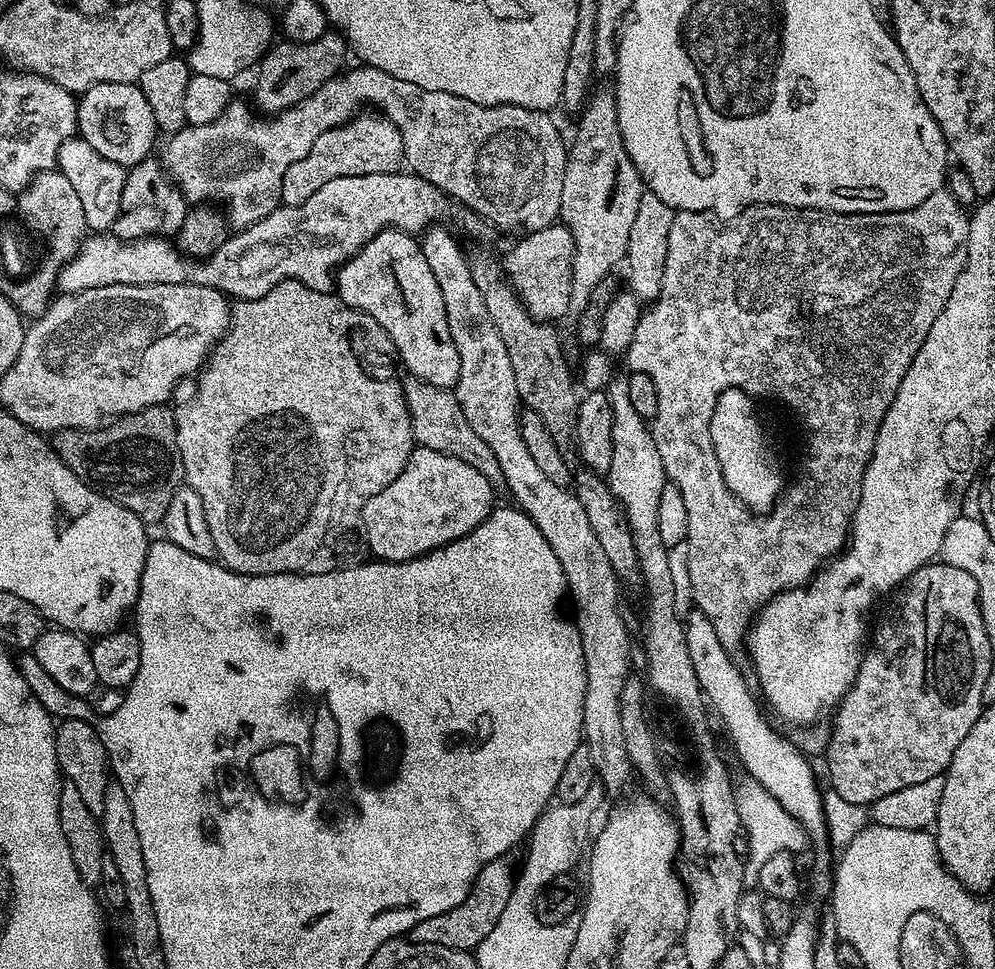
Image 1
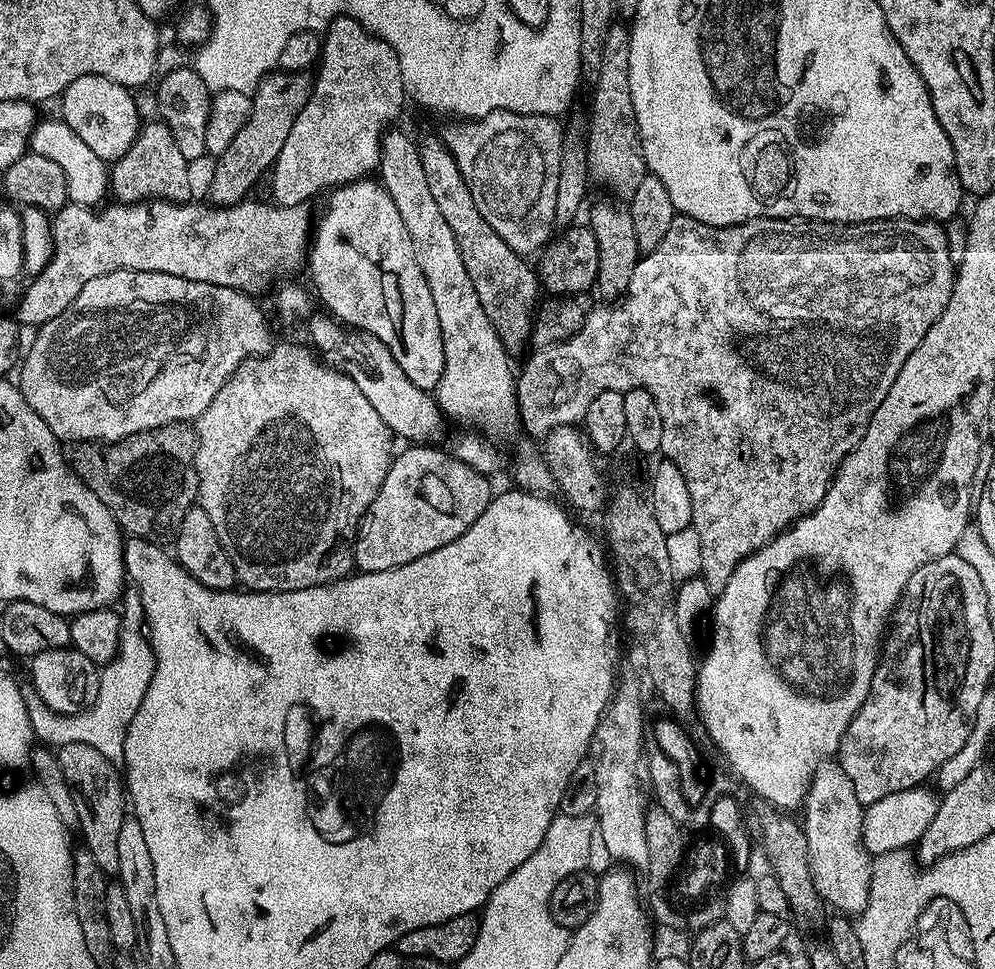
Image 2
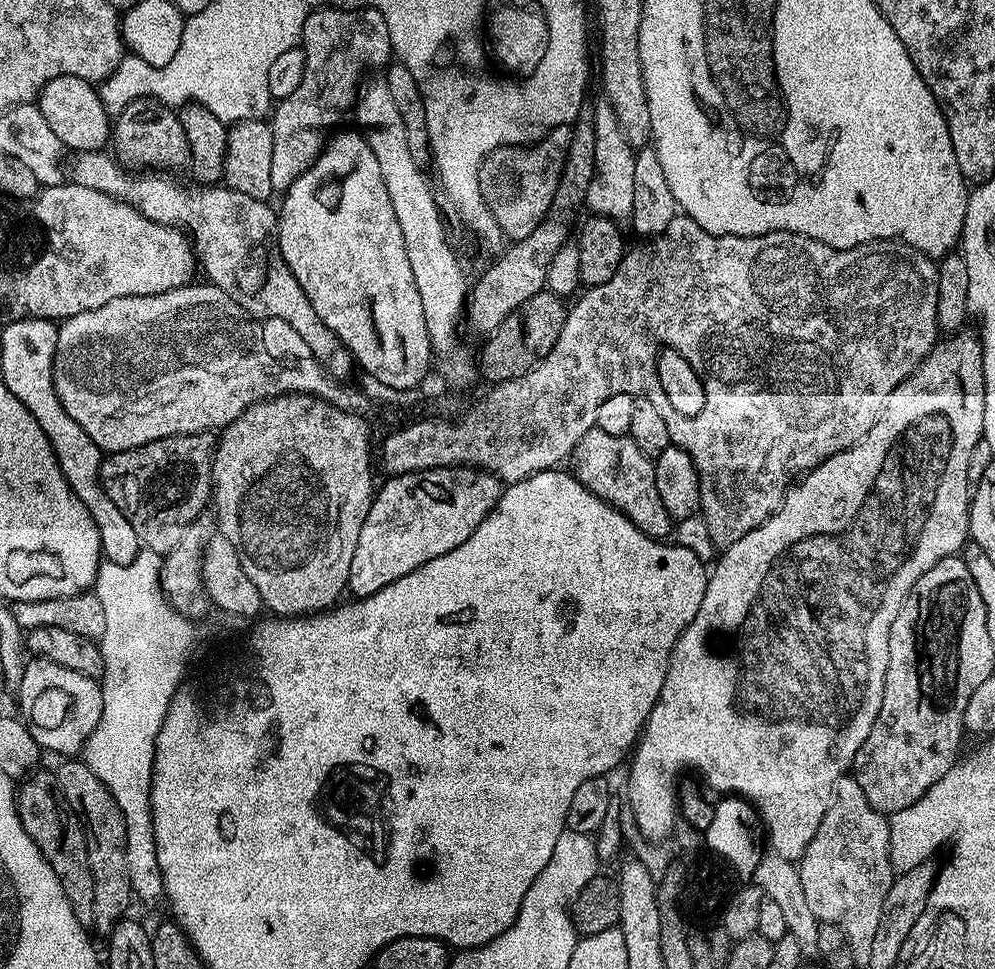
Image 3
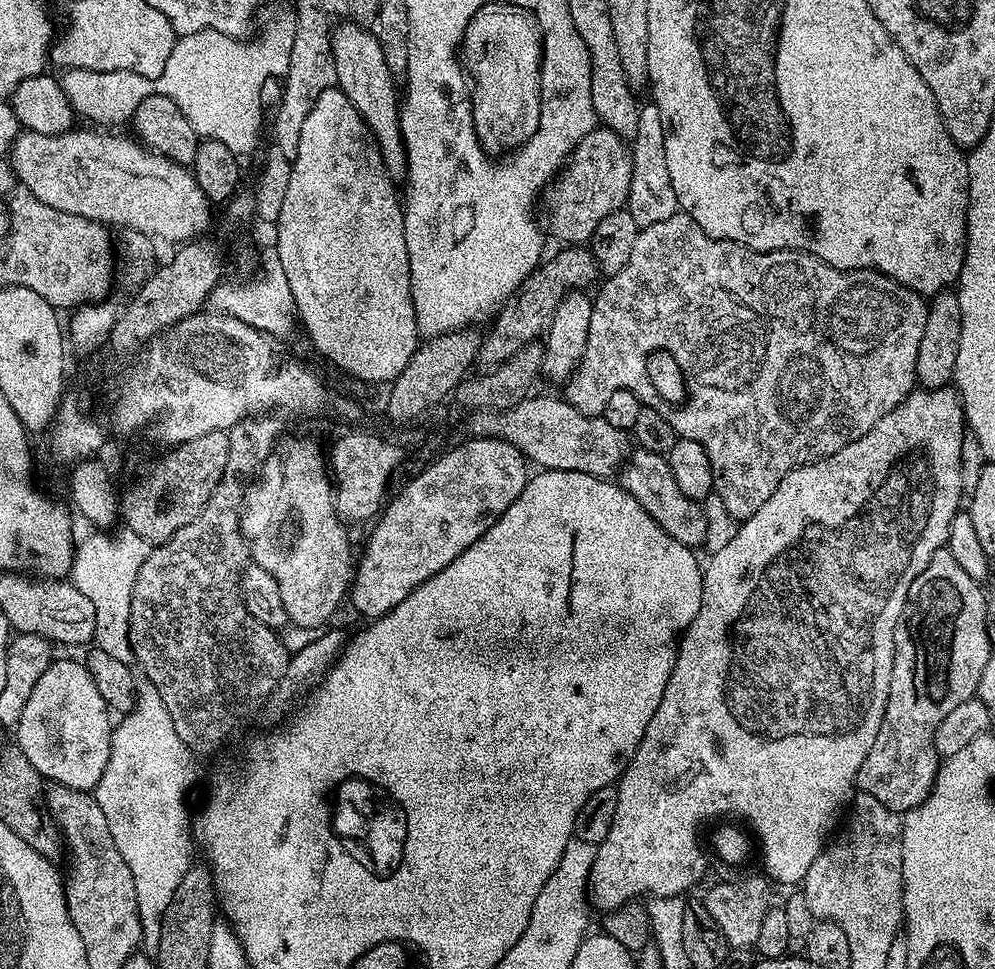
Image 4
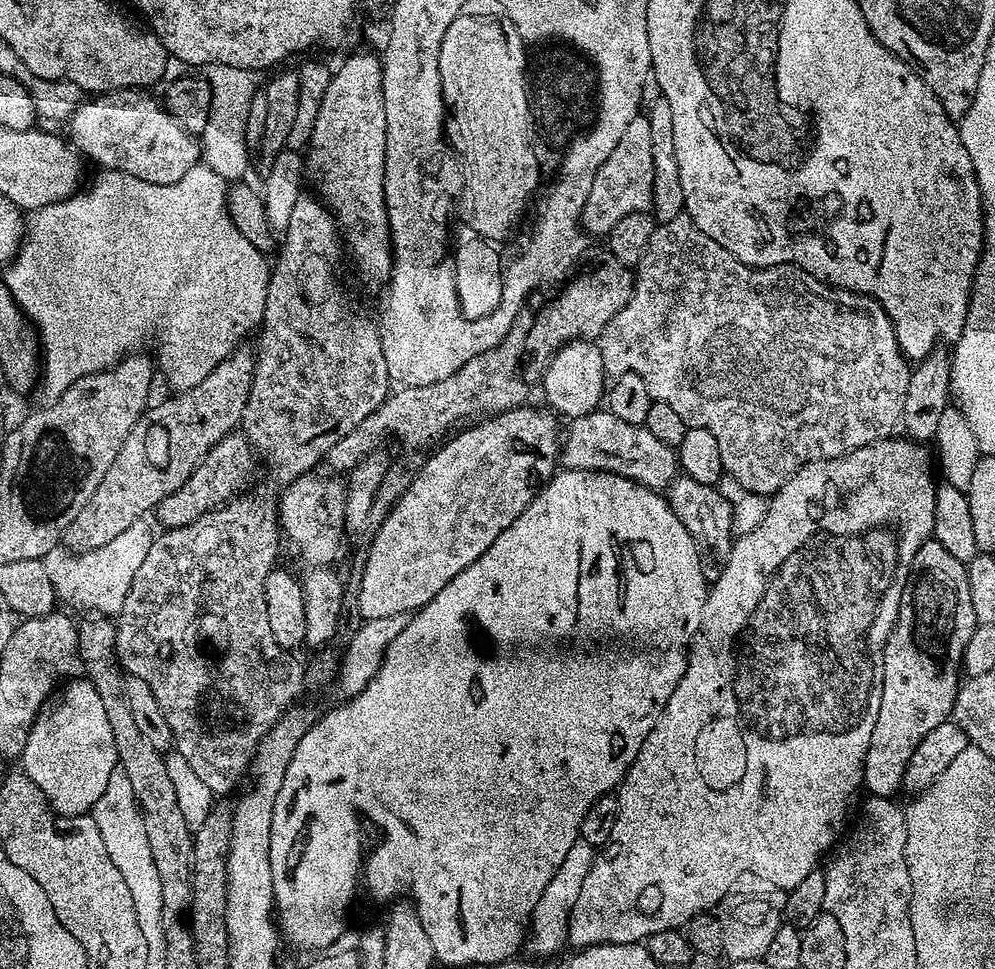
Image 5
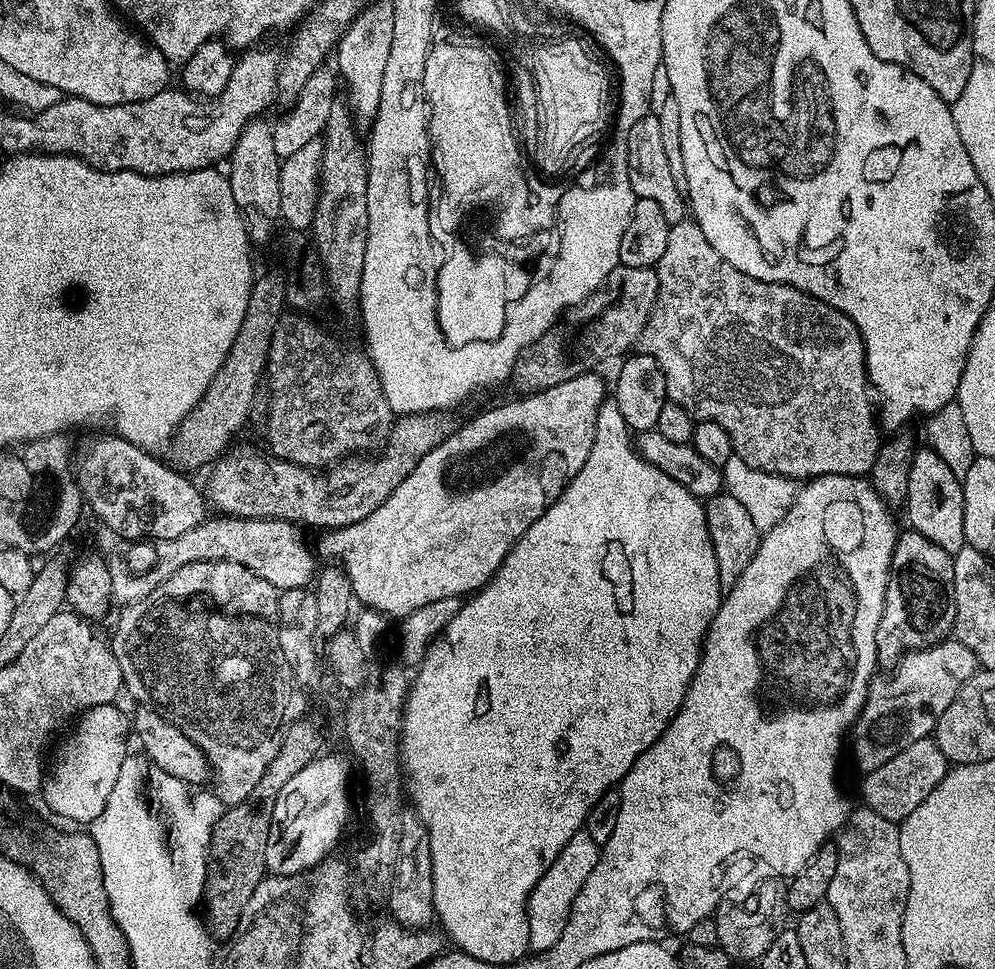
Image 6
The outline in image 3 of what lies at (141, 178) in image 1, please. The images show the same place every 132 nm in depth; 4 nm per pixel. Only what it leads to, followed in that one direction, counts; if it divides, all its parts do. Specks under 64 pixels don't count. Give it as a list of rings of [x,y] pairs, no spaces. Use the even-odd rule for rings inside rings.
[[[151,98],[132,100],[118,113],[114,120],[114,144],[115,140],[115,155],[128,166],[139,166],[144,170],[172,170],[168,168],[184,168],[189,163],[187,138],[179,115],[167,104],[159,104]]]

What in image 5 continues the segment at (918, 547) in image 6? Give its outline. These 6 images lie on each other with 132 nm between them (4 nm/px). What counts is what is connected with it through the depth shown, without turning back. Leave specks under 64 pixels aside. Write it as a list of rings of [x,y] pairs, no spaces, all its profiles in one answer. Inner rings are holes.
[[[934,538],[928,539],[914,554],[912,571],[908,573],[908,583],[900,599],[900,609],[896,627],[888,635],[884,647],[884,665],[882,666],[882,702],[878,706],[878,722],[870,734],[870,746],[864,759],[865,789],[874,796],[895,797],[901,791],[906,766],[910,754],[918,750],[918,742],[934,730],[934,726],[945,723],[952,715],[956,701],[956,691],[962,683],[962,665],[966,642],[970,634],[978,627],[974,614],[974,604],[970,598],[970,582],[965,561],[954,558]]]

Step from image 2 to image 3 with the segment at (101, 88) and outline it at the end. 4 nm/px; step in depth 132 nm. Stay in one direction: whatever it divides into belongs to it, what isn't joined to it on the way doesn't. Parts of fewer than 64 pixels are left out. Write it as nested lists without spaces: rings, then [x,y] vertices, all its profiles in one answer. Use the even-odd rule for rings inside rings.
[[[77,76],[54,78],[46,82],[46,86],[40,91],[38,107],[50,130],[54,130],[60,145],[65,149],[72,148],[73,153],[99,151],[105,147],[107,140],[109,143],[113,135],[113,121],[109,112],[104,109],[97,85],[93,81]]]

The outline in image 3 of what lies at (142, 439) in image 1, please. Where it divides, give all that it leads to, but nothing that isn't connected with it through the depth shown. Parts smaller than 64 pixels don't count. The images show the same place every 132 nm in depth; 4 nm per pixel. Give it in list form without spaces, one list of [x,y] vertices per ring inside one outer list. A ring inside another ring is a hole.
[[[204,434],[195,436],[171,436],[131,448],[125,452],[113,452],[105,455],[100,467],[100,484],[106,490],[110,502],[126,514],[126,522],[134,526],[141,545],[149,552],[167,554],[178,546],[182,534],[190,527],[193,520],[201,519],[204,507],[209,507],[212,494],[212,458],[213,441]]]

